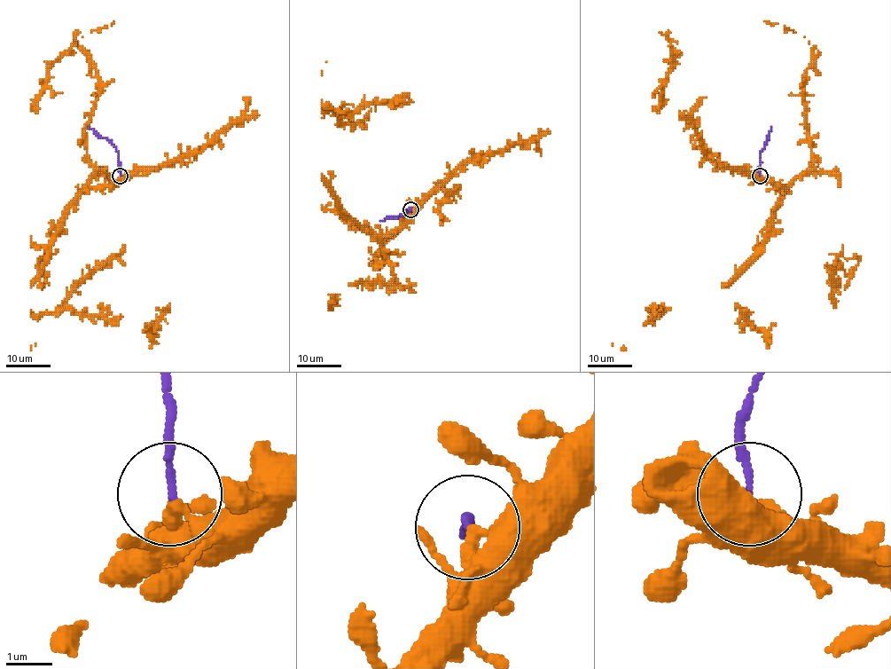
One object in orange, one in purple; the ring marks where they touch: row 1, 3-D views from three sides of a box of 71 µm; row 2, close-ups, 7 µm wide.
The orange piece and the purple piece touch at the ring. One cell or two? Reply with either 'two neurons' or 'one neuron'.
two neurons

